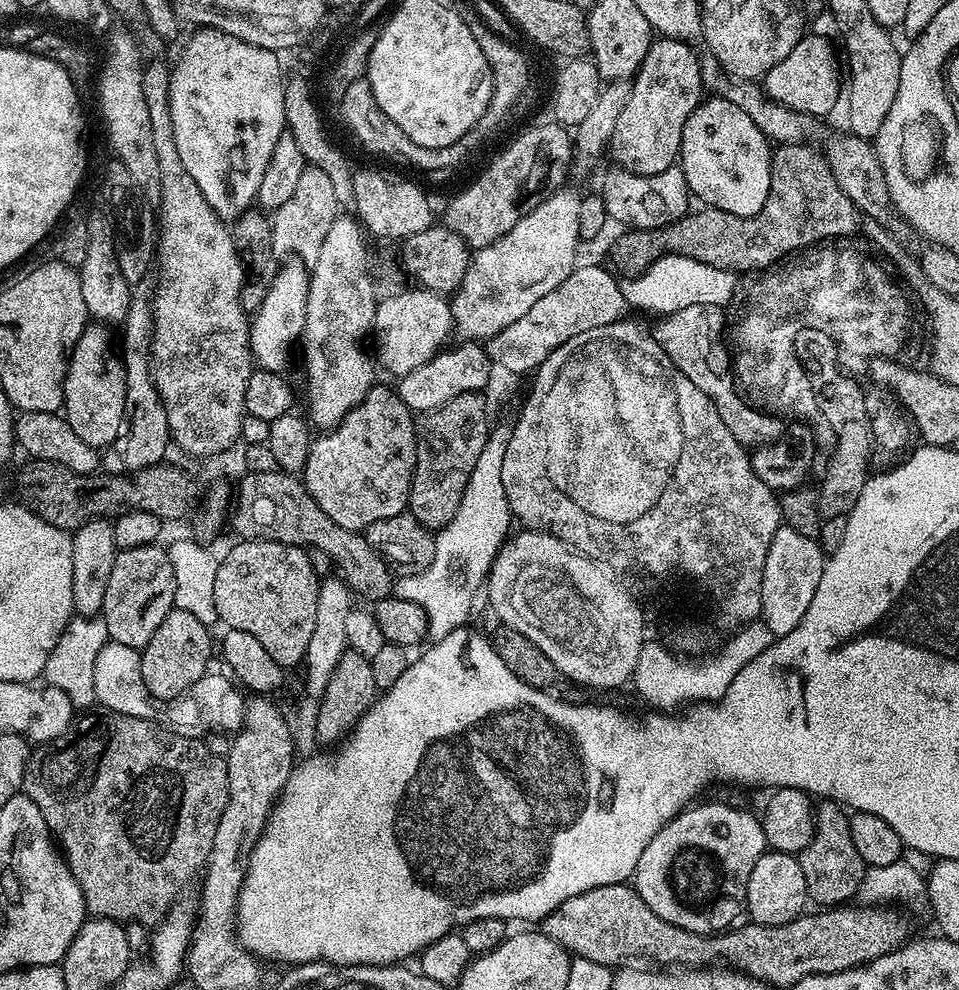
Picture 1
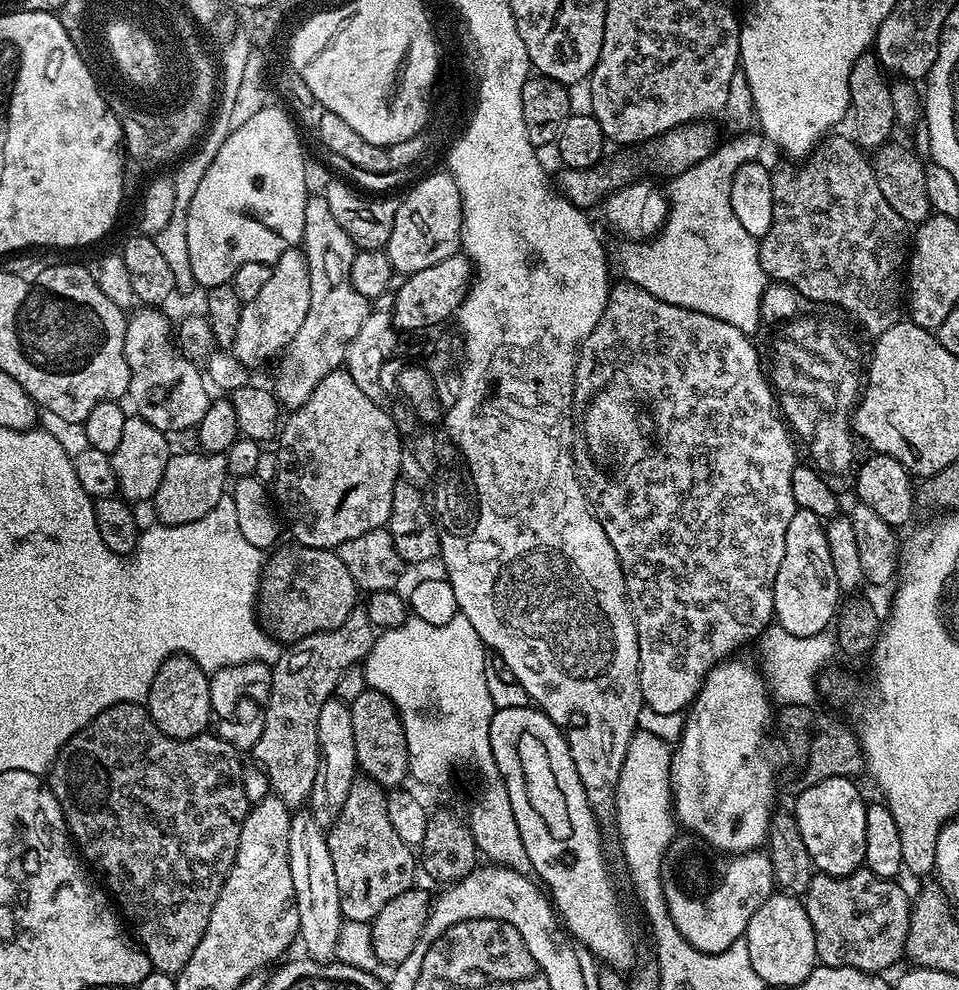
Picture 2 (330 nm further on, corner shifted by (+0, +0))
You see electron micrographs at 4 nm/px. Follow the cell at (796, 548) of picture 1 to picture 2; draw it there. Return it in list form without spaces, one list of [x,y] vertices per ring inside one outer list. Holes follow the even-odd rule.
[[[797,508],[794,518],[790,518],[790,527],[786,529],[786,554],[782,554],[782,566],[778,566],[778,574],[774,578],[775,623],[795,636],[813,636],[825,631],[833,623],[841,600],[842,593],[838,578],[834,578],[834,562],[830,562],[830,548],[821,517],[805,508]]]

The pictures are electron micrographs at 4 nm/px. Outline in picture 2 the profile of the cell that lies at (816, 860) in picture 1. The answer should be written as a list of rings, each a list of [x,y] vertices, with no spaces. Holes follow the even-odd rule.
[[[864,866],[845,876],[813,875],[802,899],[806,914],[810,918],[810,926],[814,926],[816,959],[821,965],[884,974],[896,959],[901,959],[912,909],[910,907],[910,892],[908,896],[907,890],[896,883],[900,882],[895,879],[882,878],[878,874],[869,872]]]

